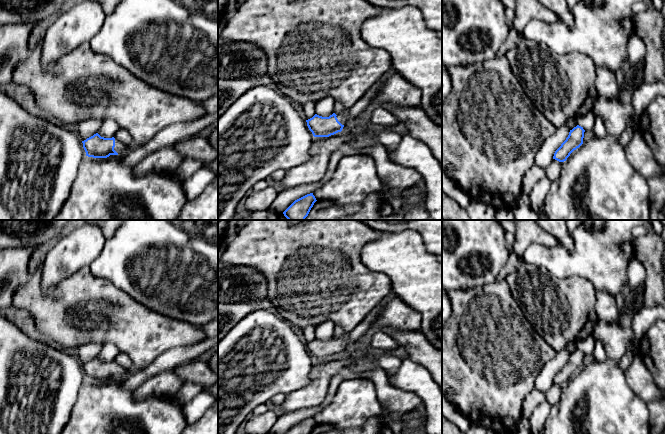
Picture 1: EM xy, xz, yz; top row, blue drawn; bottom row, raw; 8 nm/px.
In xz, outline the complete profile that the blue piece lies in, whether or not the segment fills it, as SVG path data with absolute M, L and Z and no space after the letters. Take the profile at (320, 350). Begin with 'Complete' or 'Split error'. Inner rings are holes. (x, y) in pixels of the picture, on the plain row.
Split error. M393 291L385 297L352 331L345 332L342 338L336 339L333 337L329 341L322 341L315 338L312 342L306 344L309 354L314 361L329 361L338 356L341 356L344 348L350 342L357 343L361 336L371 327L373 322L382 313L385 305L394 296L397 296Z

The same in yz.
Complete. M579 349L570 354L566 364L555 375L553 383L559 386L566 385L570 378L583 368L584 356L583 351Z

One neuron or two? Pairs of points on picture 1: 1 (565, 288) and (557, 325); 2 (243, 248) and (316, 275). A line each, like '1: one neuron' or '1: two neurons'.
1: one neuron
2: one neuron

